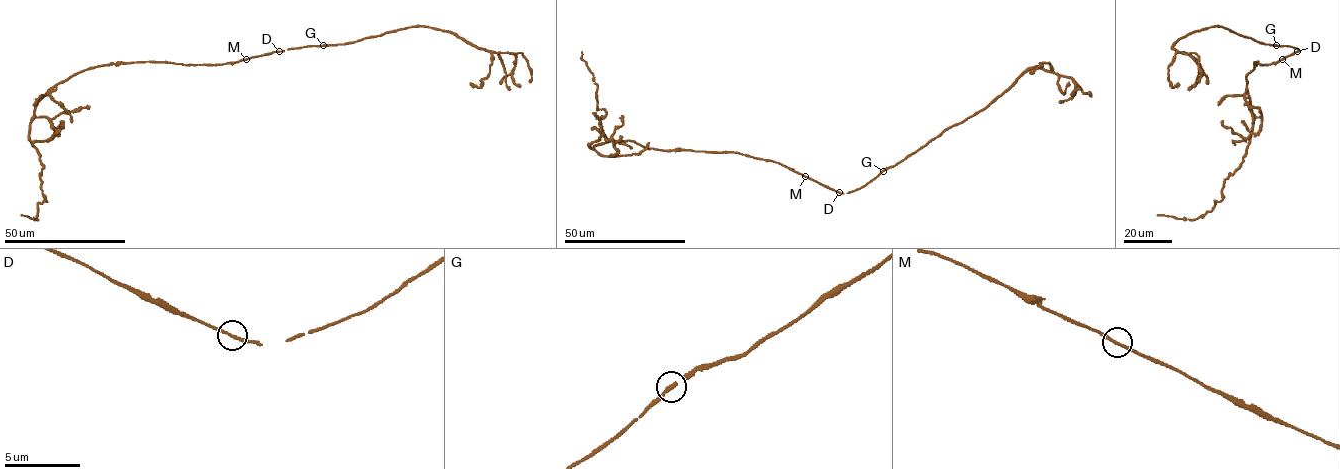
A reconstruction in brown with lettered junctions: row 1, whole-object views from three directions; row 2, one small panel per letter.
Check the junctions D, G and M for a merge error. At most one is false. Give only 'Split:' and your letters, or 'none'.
Split: none

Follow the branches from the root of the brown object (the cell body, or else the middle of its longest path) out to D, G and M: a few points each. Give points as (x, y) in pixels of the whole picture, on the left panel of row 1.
D: (224, 64), (279, 51)
G: (224, 64), (273, 52), (323, 45)
M: (224, 64), (245, 59)

